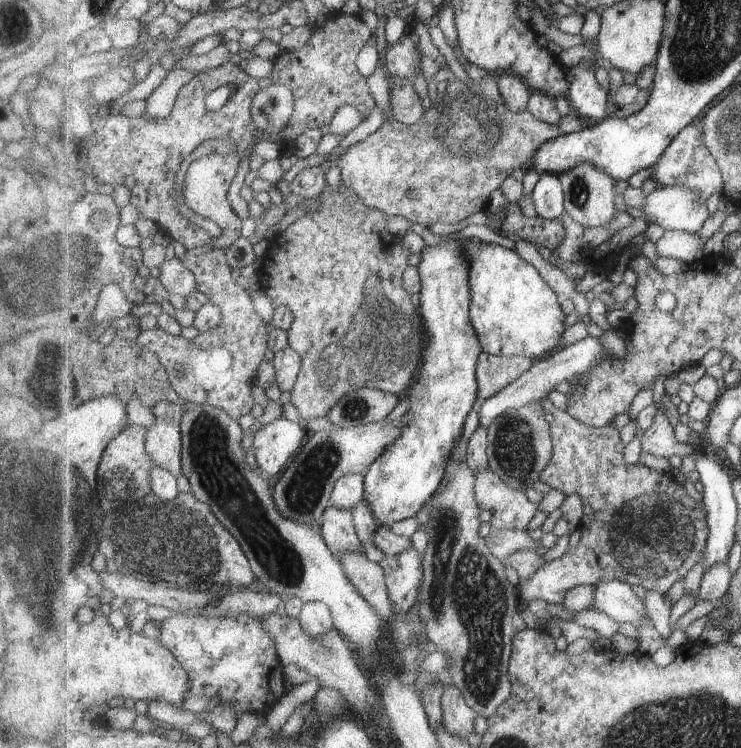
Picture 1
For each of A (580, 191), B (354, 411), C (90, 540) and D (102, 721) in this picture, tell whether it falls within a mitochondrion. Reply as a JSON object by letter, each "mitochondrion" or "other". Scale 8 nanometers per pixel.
{"A":"mitochondrion","B":"mitochondrion","C":"mitochondrion","D":"other"}

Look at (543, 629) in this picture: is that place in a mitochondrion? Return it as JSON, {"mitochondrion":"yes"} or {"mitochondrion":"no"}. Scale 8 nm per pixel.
{"mitochondrion":"no"}

